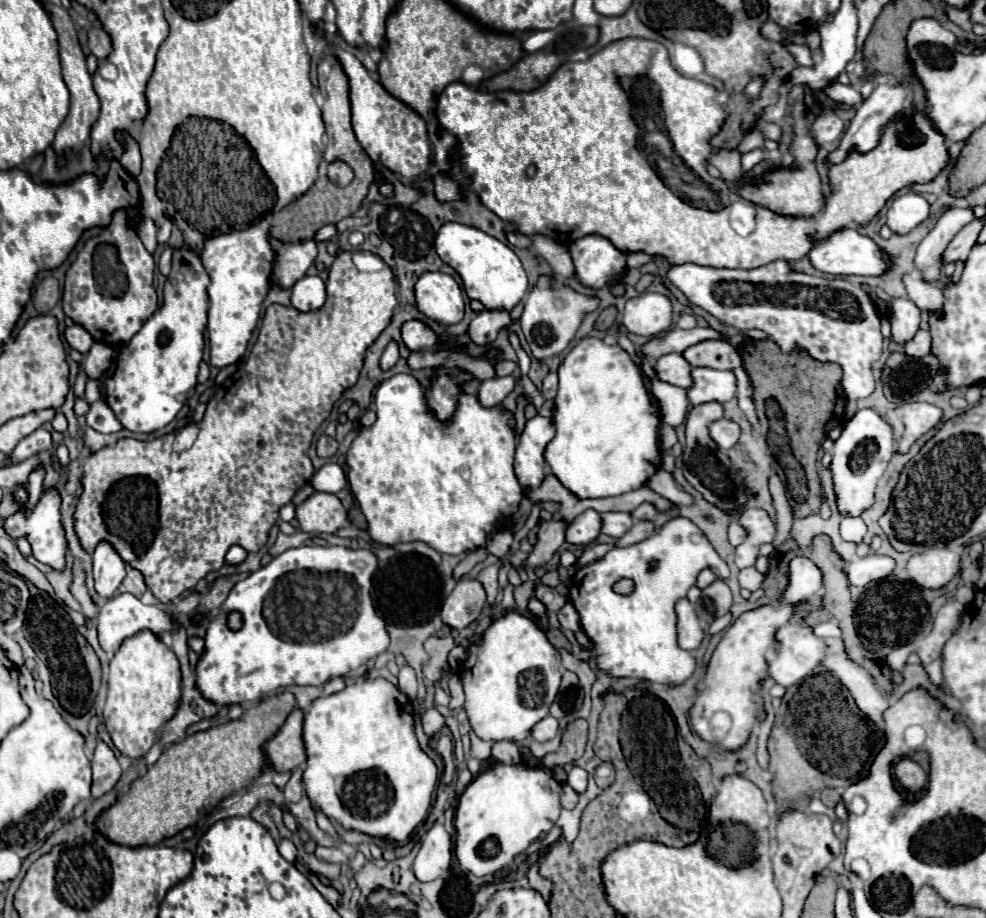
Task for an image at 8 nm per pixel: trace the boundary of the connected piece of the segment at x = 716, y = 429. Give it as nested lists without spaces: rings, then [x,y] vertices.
[[[719,419],[709,425],[709,435],[719,449],[729,449],[739,439],[739,425],[729,419]]]

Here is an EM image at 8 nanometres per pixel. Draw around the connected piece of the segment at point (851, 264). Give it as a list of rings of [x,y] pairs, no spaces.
[[[843,229],[839,233],[833,233],[829,239],[815,243],[815,247],[809,251],[811,265],[823,273],[833,275],[881,275],[887,271],[887,255],[879,251],[879,247],[869,239],[859,235],[855,229]]]

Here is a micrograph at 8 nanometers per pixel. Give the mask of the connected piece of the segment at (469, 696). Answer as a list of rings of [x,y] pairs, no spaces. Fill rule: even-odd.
[[[509,611],[503,617],[495,619],[483,633],[481,641],[469,647],[469,657],[461,665],[459,675],[465,687],[465,711],[475,735],[483,741],[523,741],[531,735],[531,729],[549,715],[549,707],[553,705],[559,685],[561,685],[561,671],[559,671],[559,653],[547,641],[545,633],[525,615],[517,611]]]

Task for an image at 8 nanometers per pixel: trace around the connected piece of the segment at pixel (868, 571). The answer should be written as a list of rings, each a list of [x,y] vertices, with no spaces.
[[[867,555],[845,567],[849,583],[857,587],[865,587],[869,581],[885,579],[893,573],[893,569],[895,569],[895,559],[885,555]]]

